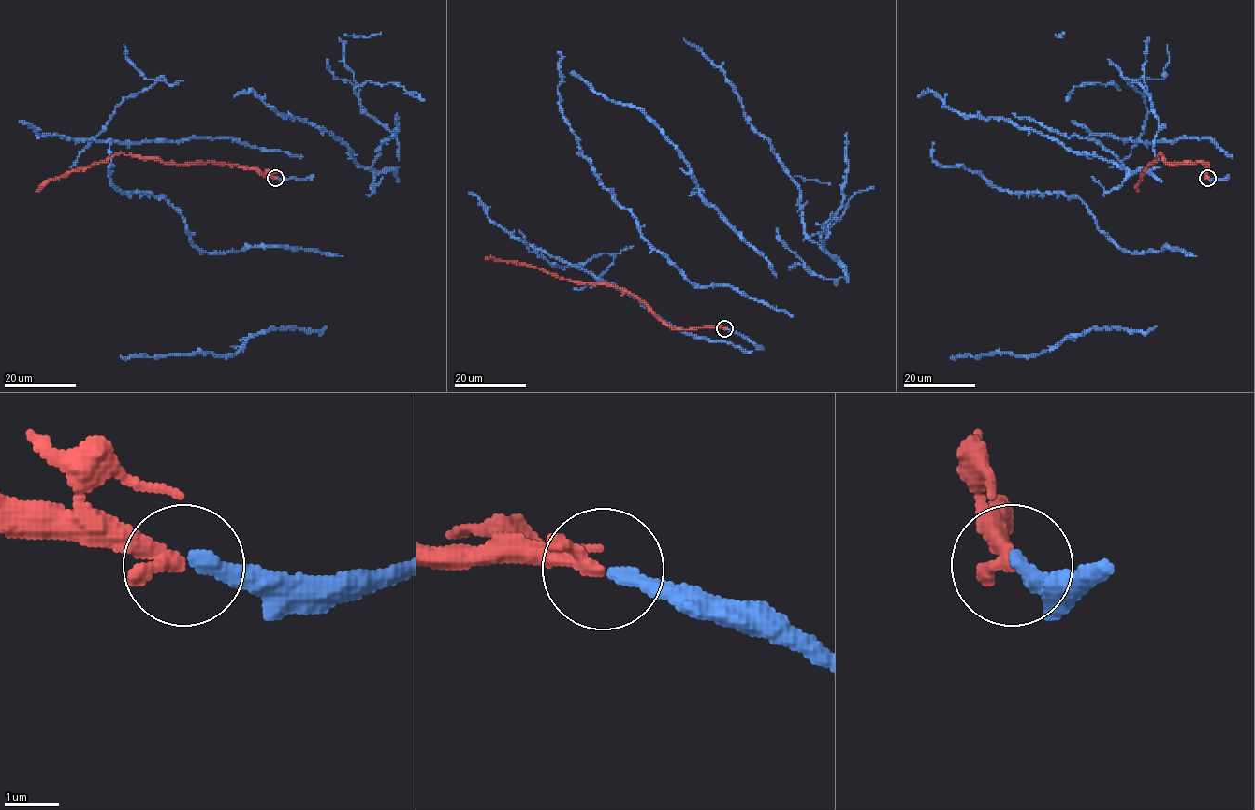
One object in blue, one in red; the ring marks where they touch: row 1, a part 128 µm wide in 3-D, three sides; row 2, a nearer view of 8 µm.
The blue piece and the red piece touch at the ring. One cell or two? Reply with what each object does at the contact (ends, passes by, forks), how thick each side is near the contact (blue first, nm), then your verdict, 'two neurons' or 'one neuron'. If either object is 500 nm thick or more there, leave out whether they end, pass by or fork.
blue ends; red ends; calibres 300 and 300 nm; one neuron

